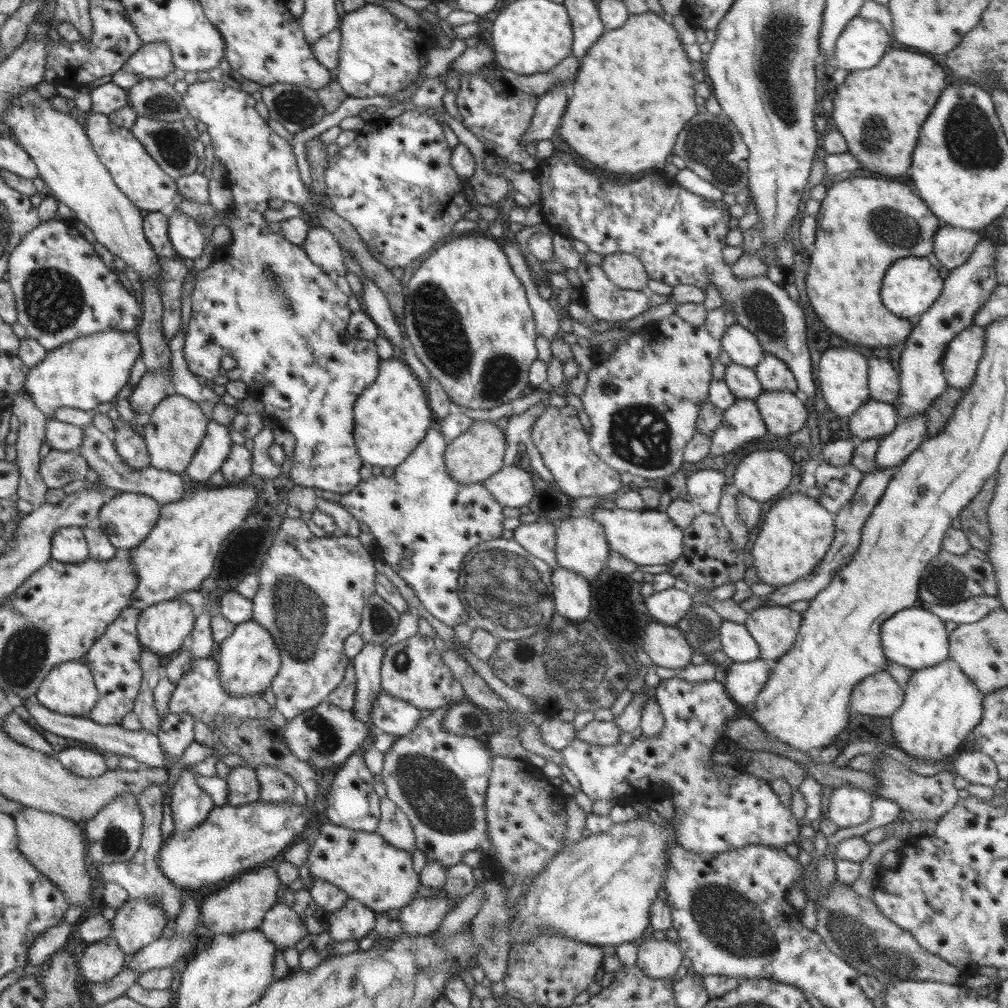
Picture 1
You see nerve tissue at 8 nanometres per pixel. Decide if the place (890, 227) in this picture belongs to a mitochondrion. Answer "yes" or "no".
yes

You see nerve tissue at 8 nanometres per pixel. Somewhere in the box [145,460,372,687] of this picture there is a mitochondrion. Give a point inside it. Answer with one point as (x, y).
(298, 611)

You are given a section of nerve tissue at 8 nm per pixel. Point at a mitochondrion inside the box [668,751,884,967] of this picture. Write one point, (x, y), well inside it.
(733, 924)

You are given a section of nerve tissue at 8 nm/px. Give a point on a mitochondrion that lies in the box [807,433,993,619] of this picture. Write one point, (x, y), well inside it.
(943, 582)

